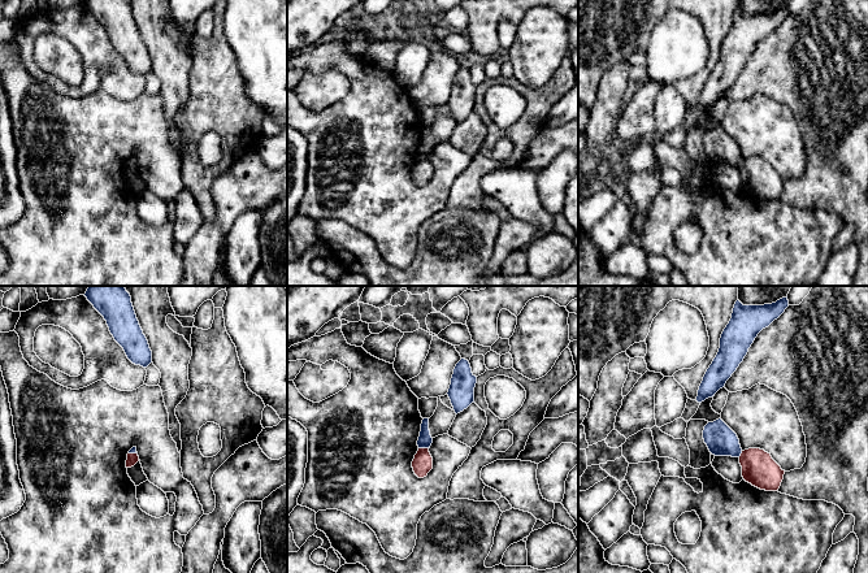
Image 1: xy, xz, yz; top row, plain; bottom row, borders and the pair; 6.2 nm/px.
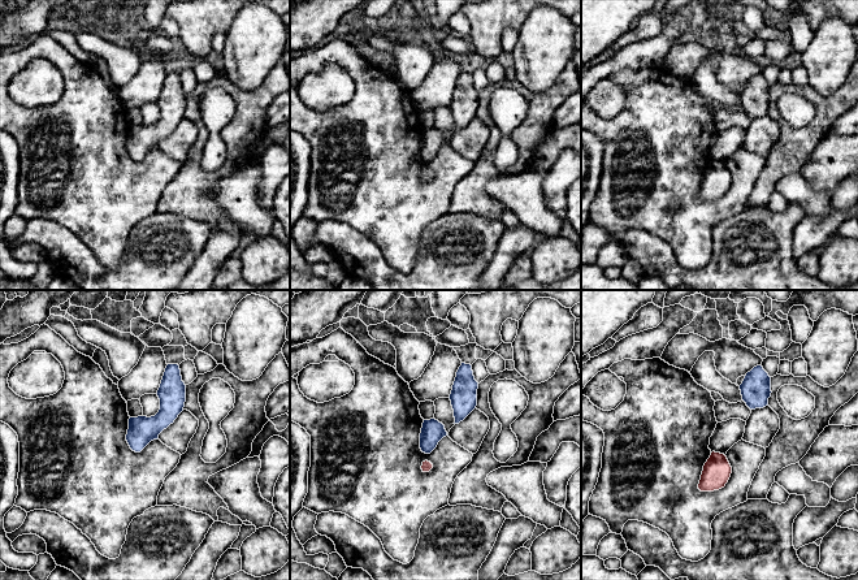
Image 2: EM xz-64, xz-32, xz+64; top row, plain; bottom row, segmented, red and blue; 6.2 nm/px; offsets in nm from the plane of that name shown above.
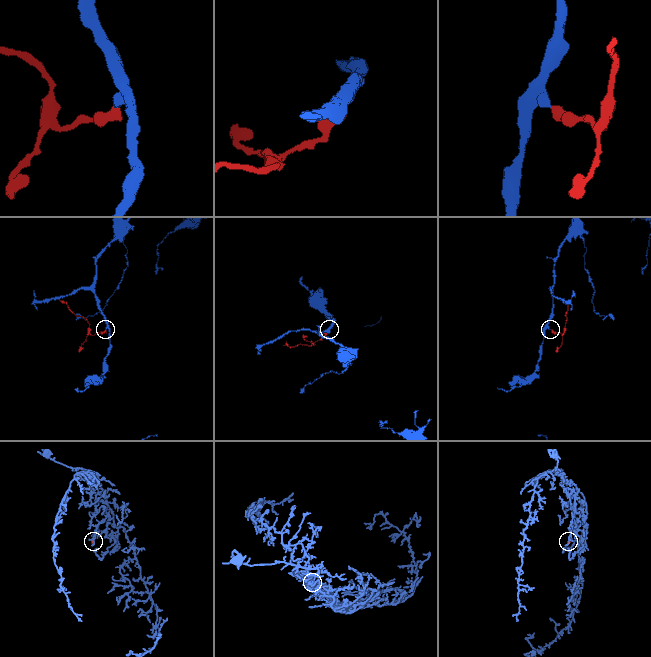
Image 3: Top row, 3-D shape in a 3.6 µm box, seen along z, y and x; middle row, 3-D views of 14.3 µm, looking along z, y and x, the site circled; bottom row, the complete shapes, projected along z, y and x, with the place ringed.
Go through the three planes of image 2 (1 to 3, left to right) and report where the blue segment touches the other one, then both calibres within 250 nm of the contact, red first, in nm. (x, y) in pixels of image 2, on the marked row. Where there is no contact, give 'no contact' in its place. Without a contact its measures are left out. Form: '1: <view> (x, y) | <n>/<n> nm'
1: no contact
2: no contact
3: no contact

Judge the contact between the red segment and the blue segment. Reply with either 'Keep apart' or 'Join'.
Keep apart

